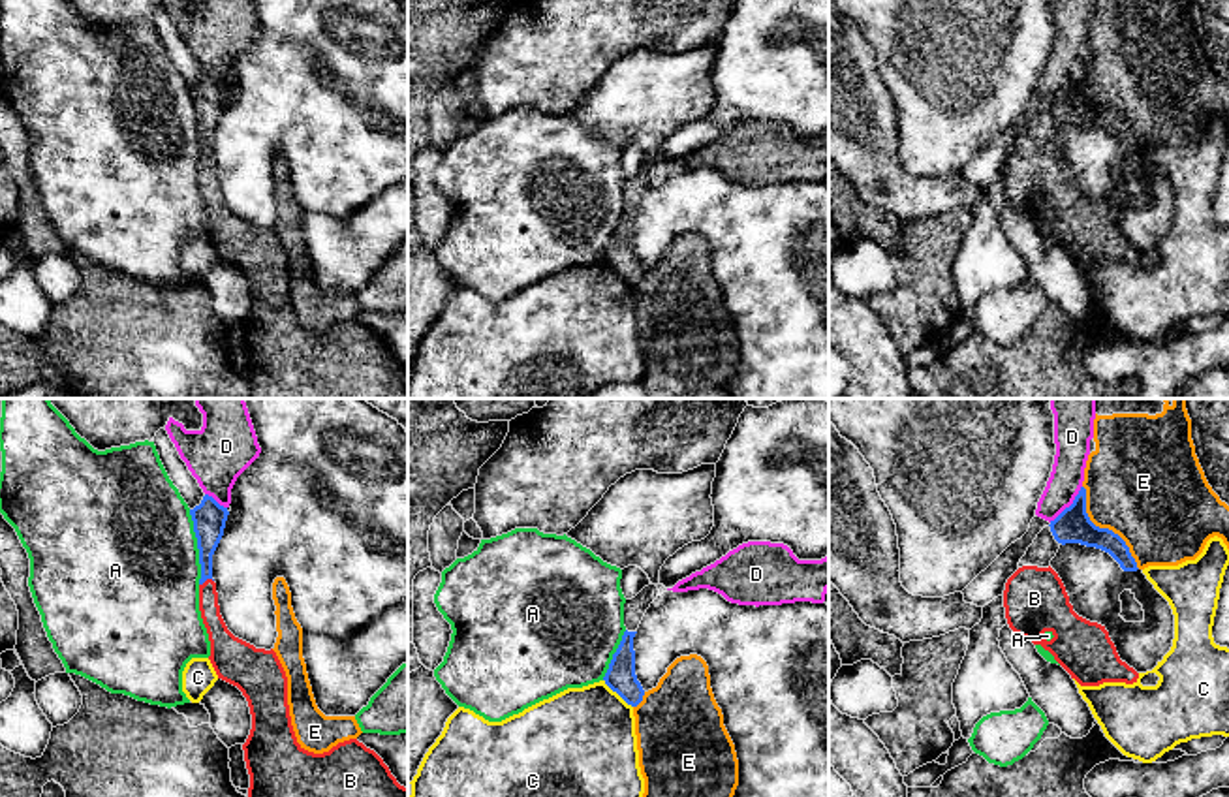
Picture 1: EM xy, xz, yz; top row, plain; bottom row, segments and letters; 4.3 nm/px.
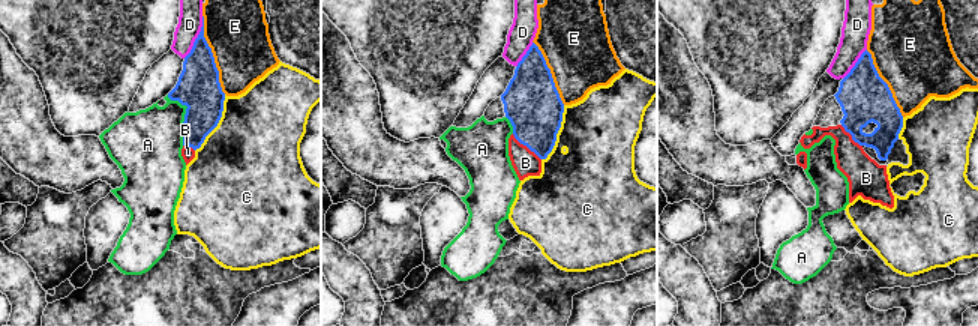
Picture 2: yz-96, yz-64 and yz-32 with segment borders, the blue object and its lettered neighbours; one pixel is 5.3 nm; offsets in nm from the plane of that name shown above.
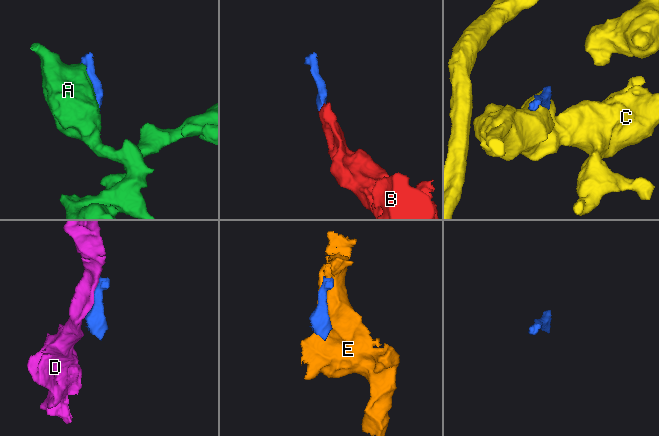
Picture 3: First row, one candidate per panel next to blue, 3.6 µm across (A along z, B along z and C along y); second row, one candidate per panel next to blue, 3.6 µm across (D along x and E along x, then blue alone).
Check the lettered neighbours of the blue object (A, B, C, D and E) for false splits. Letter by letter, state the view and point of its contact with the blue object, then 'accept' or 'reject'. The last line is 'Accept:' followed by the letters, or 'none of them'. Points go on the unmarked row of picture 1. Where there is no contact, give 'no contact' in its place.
A: xy (198, 126) | reject
B: xy (205, 158) | accept
C: xz (617, 271) | reject
D: yz (1070, 85) | reject
E: yz (1104, 108) | reject
Accept: B

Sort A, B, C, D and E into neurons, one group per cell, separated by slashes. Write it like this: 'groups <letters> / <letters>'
groups A / B / C / D / E

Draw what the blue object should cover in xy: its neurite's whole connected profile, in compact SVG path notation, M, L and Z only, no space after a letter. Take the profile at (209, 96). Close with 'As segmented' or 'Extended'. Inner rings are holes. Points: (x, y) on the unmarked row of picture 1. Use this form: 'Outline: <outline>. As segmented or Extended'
Outline: M205 73L190 94L199 128L199 190L210 220L209 239L218 258L242 271L252 293L252 308L242 323L250 353L252 398L408 398L408 367L397 361L374 329L357 318L338 321L323 333L308 331L297 321L288 284L288 256L276 231L235 216L220 194L212 133L224 115L229 90Z. Extended

